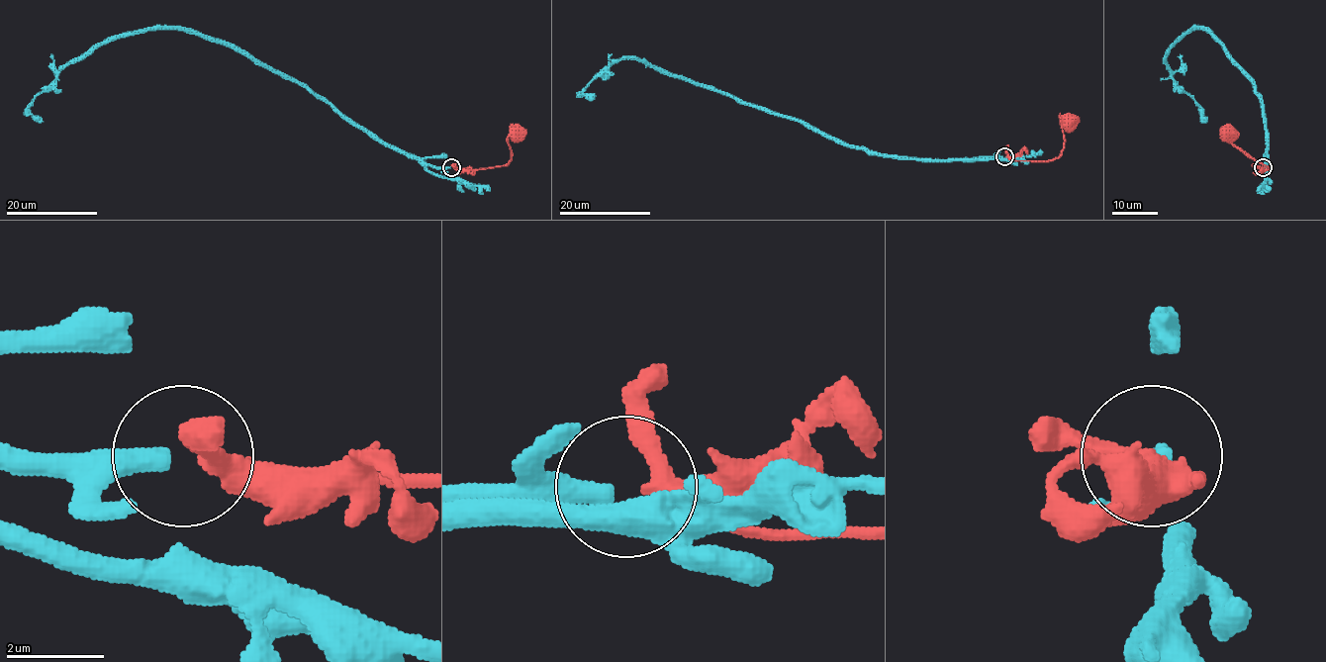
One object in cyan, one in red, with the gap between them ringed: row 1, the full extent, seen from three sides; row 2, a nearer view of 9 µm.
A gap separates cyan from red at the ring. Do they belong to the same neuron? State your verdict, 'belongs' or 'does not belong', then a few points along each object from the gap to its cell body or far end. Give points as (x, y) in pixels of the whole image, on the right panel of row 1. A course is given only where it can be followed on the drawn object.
belongs; cyan runs (1263, 167), (1267, 146), (1261, 96), (1208, 33), (1191, 29), (1165, 58), (1171, 78), (1199, 108), (1202, 122); red runs (1263, 167), (1224, 138), (1224, 132), (1227, 131)

